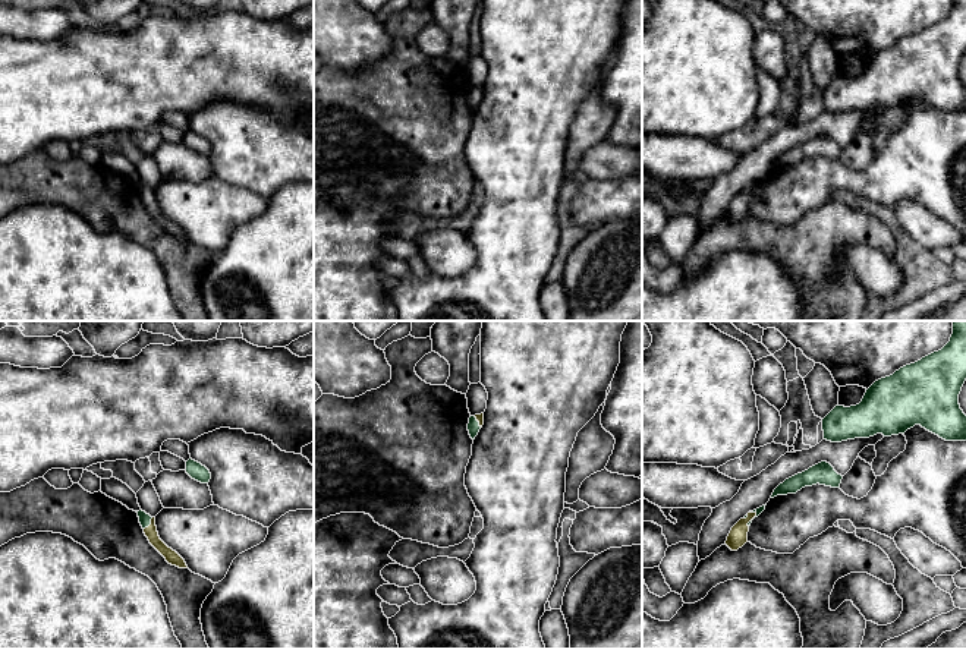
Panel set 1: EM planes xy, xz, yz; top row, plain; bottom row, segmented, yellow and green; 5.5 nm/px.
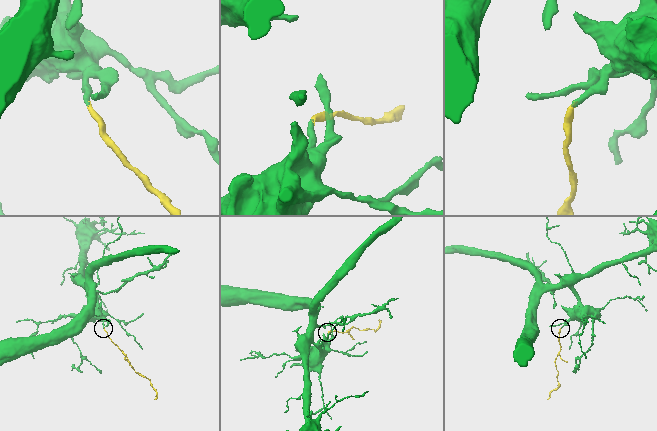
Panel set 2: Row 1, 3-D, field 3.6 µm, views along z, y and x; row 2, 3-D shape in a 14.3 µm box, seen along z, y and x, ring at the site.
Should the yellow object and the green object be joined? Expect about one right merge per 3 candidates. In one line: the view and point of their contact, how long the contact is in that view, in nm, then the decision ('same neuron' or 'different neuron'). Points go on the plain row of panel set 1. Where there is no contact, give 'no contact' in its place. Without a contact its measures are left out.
contact xy (151, 195); length 90 nm; same neuron

